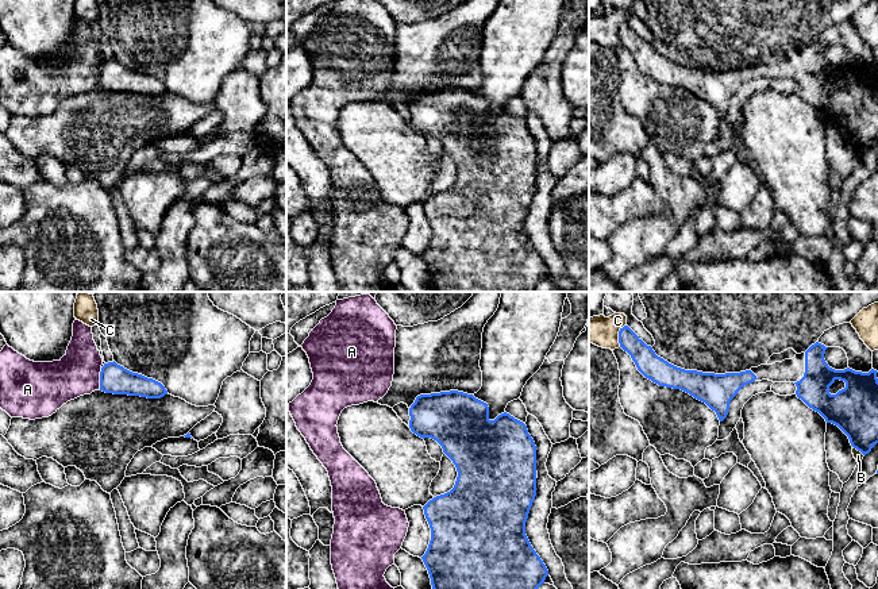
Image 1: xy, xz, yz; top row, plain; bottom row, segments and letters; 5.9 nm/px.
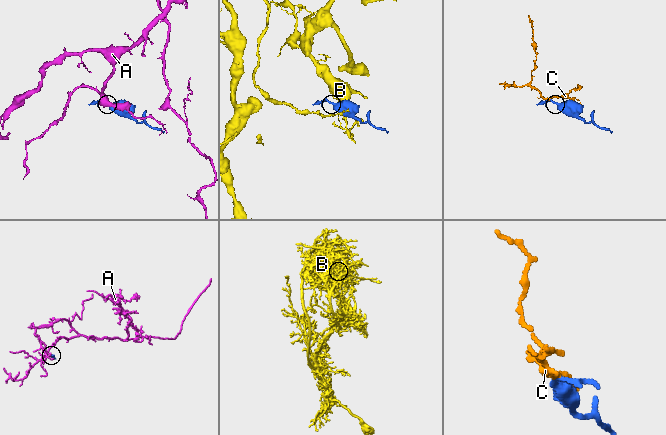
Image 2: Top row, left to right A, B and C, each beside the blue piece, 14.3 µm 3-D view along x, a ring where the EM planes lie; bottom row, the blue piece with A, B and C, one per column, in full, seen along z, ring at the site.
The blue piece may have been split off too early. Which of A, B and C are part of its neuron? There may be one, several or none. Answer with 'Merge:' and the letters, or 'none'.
Merge: none

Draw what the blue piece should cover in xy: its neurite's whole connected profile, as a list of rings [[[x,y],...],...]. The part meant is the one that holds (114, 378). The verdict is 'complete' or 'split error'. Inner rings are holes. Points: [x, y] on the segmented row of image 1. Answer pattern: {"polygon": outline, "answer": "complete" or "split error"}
{"polygon": [[[115,361],[104,363],[100,372],[100,390],[113,394],[161,399],[167,394],[165,386],[142,374],[132,373]]], "answer": "complete"}

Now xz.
{"polygon": [[[458,390],[417,396],[409,416],[411,431],[436,440],[458,471],[454,488],[423,507],[431,540],[421,559],[432,589],[538,589],[548,570],[525,535],[525,521],[536,496],[536,446],[527,426],[507,412],[490,420],[486,403]]], "answer": "complete"}

